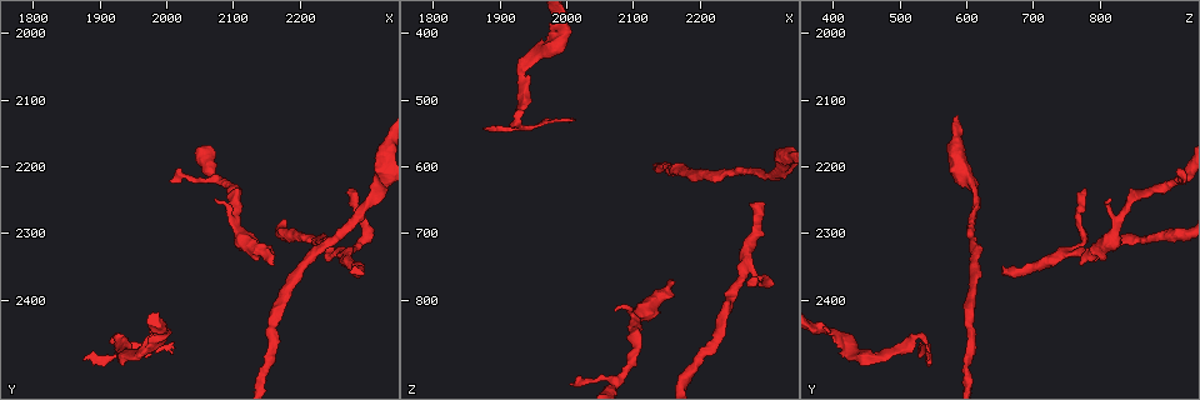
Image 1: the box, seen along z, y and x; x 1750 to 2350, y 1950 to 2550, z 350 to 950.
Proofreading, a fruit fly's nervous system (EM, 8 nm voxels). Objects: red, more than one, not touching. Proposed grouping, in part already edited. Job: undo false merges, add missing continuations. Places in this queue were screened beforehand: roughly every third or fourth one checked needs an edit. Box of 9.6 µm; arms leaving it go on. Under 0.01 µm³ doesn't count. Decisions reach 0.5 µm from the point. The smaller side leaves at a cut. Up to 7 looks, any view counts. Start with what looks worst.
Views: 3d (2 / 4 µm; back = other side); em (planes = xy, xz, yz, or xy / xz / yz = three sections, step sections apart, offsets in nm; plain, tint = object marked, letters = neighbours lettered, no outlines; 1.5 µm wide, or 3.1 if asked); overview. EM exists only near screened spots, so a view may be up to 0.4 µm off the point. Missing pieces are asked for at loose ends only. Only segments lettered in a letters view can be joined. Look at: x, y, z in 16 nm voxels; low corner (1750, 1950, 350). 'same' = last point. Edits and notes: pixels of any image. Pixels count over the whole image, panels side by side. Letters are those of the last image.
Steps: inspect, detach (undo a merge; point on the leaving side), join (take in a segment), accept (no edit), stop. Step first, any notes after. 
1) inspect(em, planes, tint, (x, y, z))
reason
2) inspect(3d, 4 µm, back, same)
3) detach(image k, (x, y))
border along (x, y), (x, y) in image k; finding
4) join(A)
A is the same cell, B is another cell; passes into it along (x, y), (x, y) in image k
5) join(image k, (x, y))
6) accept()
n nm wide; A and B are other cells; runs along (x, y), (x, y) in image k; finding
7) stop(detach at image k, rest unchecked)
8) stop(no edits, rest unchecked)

inspect(3d, 2 µm, (2165, 2345, 775))

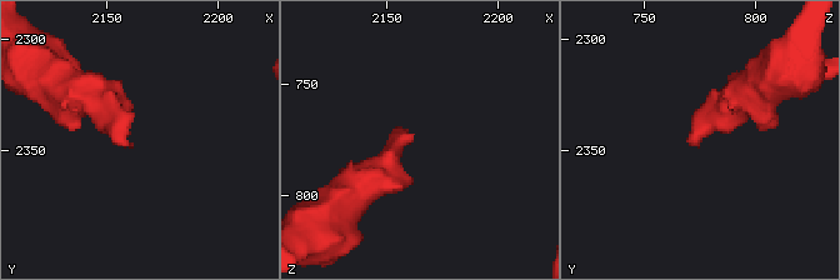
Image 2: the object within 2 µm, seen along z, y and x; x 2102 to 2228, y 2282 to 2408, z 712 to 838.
inspect(em, planes, letters, (2162, 2348, 774))
need the tissue

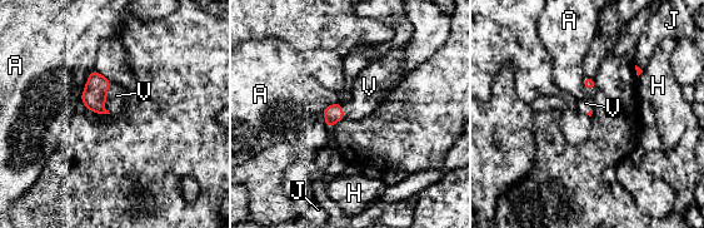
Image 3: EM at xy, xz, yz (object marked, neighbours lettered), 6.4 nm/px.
join(image 3, (116, 95))
A touches over 220 nm; V is the same cell, A, H and J are other cells; it goes on there

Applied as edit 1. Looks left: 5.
inspect(overview)

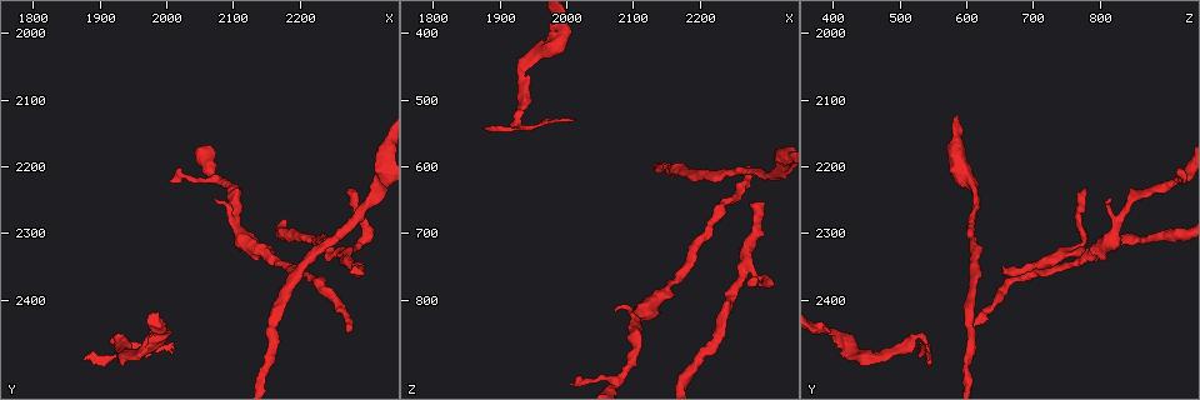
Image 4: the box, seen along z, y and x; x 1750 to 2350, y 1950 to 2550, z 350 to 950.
inspect(em, xz, step 8, letters, (2290, 2355, 655))
branch stops here

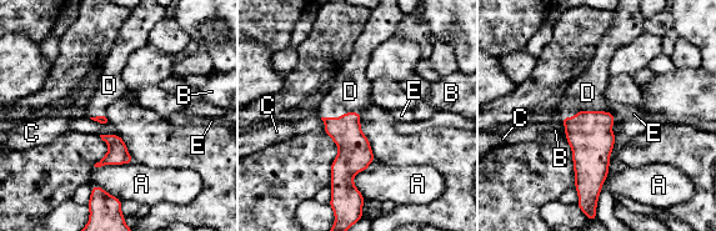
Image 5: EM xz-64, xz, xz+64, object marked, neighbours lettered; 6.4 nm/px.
inspect(em, planes, letters, same)
cut it another way

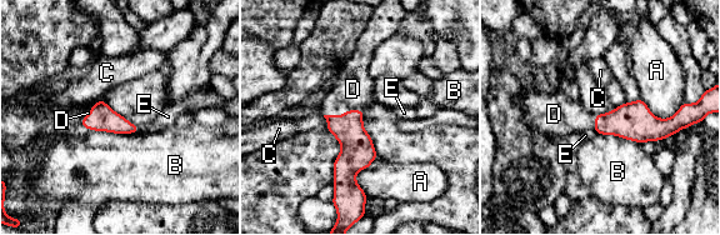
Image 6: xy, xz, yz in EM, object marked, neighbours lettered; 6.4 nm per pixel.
join(image 6, (353, 89))
180 nm wide; D is the same cell, A, B, C and E are other cells; passes into it along (358, 150), (344, 114), (353, 89) in image 6; it goes on there

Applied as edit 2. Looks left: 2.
stop(join at image 3, join at image 6, rest unchecked)

